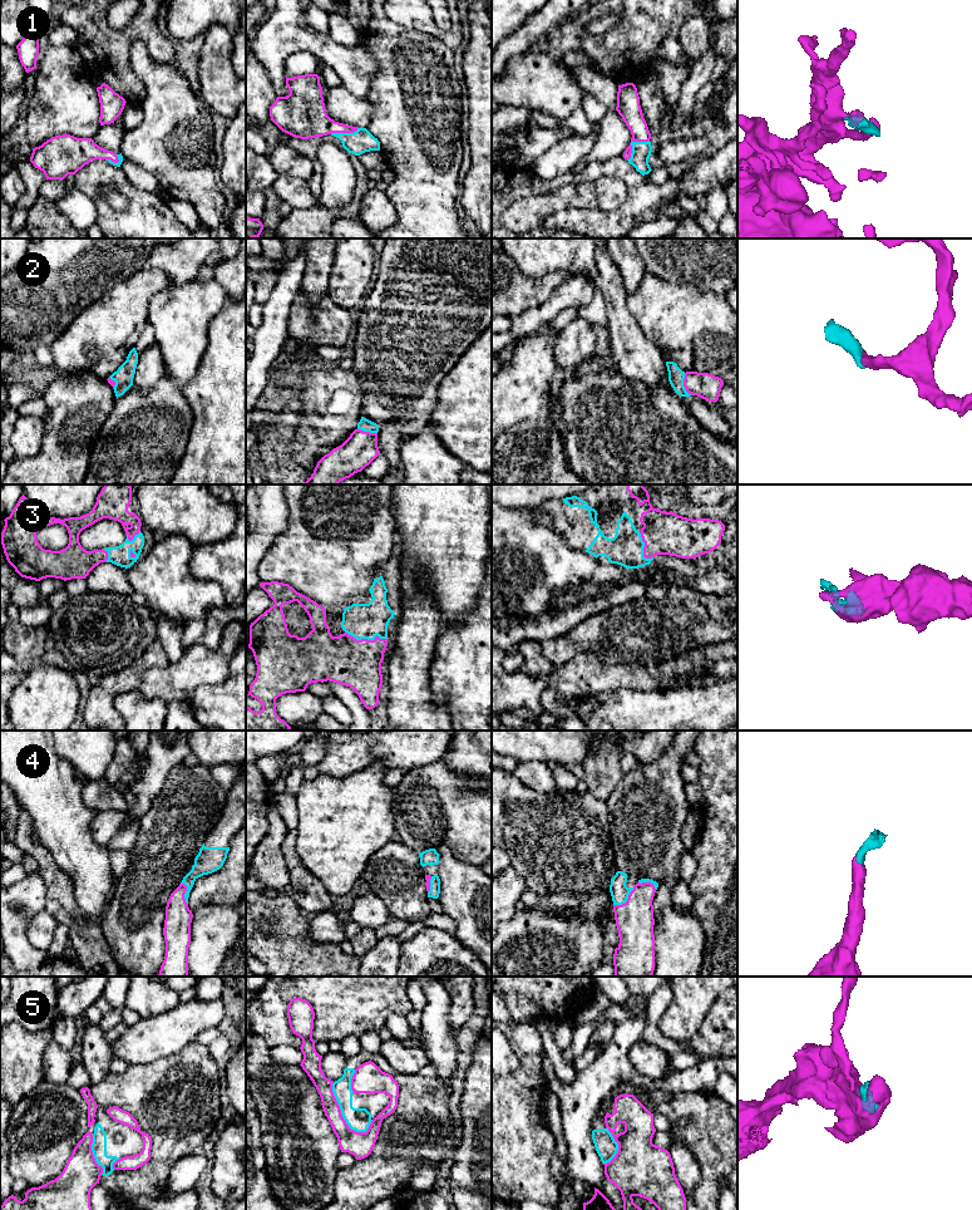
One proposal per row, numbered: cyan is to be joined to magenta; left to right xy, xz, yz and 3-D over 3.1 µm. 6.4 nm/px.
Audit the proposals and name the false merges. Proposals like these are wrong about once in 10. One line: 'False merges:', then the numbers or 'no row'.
False merges: 5

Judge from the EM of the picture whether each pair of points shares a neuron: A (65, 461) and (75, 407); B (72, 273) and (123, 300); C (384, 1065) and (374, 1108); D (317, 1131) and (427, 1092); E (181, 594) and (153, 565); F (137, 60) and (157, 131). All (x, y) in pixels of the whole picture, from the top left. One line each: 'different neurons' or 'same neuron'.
A: same neuron
B: different neurons
C: same neuron
D: different neurons
E: same neuron
F: same neuron

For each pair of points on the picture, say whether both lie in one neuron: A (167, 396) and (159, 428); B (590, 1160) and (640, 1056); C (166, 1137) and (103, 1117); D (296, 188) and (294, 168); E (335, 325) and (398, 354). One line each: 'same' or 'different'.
A: same
B: different
C: same
D: different
E: different

